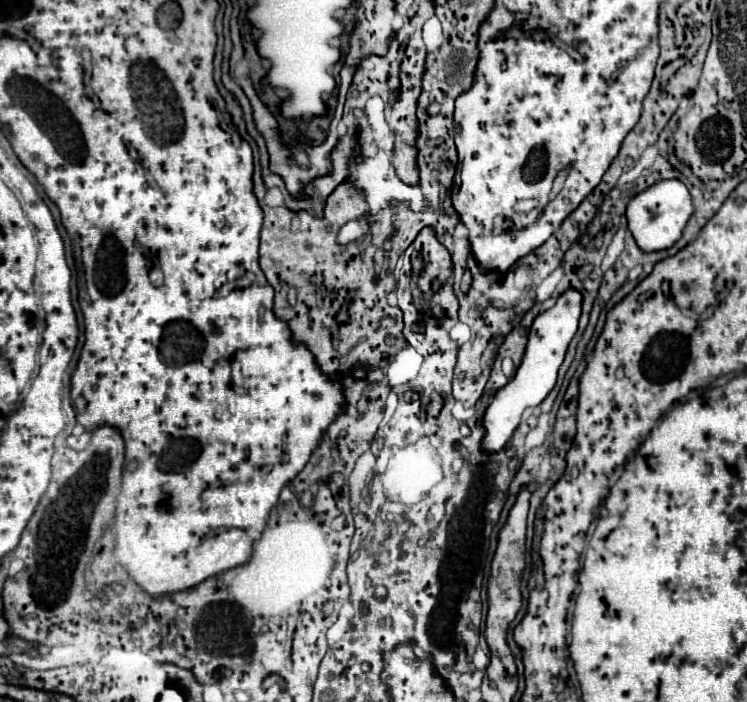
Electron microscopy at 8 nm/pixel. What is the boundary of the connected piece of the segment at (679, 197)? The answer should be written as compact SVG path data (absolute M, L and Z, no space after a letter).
M662 180L648 190L636 194L626 210L628 216L628 228L636 240L636 244L644 252L656 252L656 250L666 250L674 242L680 240L682 230L692 216L692 200L688 188L680 180Z

